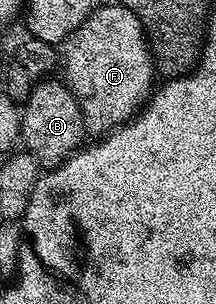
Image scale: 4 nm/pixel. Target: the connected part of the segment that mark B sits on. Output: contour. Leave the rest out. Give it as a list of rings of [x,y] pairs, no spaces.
[[[47,77],[35,83],[24,100],[24,110],[21,112],[21,142],[25,150],[35,155],[42,165],[57,165],[64,162],[84,143],[80,105],[74,100],[69,86],[61,78],[54,78]]]

